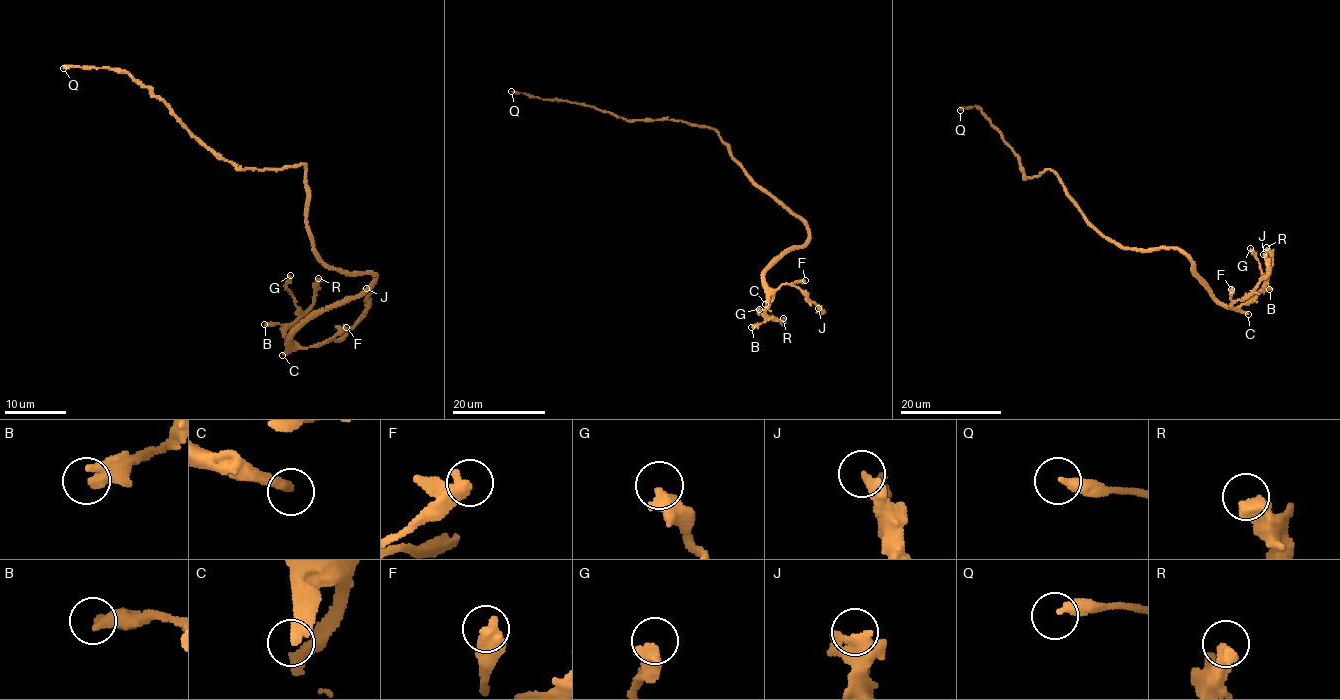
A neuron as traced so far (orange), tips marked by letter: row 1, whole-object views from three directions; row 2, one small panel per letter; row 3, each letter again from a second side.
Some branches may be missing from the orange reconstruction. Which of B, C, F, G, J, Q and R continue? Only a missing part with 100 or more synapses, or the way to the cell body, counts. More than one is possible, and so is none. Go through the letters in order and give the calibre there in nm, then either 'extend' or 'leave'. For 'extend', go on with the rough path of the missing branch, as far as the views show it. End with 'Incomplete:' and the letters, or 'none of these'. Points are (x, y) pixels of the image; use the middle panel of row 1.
B: 340 nm | leave
C: 400 nm | extend | (765, 304), (768, 322), (780, 332), (807, 343), (817, 359), (814, 364), (809, 345), (819, 338)
F: 550 nm | leave
G: 480 nm | leave
J: 260 nm | leave
Q: 320 nm | leave
R: 500 nm | leave
Incomplete: C

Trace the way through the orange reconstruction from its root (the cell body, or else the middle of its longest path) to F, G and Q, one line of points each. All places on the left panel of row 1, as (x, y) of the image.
F: (311, 236), (325, 264), (374, 277), (359, 295), (323, 309), (290, 340), (294, 347), (324, 344), (346, 327)
G: (311, 236), (325, 264), (372, 283), (316, 314), (293, 348), (290, 275)
Q: (311, 236), (304, 165), (238, 169), (201, 145), (162, 100), (126, 73), (63, 68)

